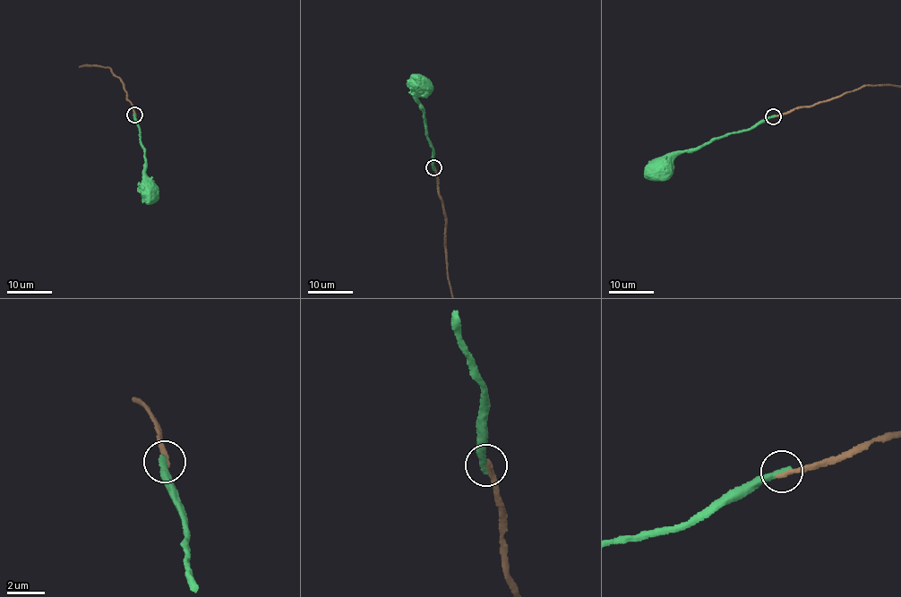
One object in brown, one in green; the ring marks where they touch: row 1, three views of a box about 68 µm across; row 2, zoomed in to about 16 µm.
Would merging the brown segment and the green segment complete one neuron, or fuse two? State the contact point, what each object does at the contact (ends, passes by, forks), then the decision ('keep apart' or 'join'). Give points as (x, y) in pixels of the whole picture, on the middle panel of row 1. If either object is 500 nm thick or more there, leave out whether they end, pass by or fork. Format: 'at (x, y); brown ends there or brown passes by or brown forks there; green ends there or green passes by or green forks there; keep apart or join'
at (433, 167); brown ends there; green ends there; keep apart

